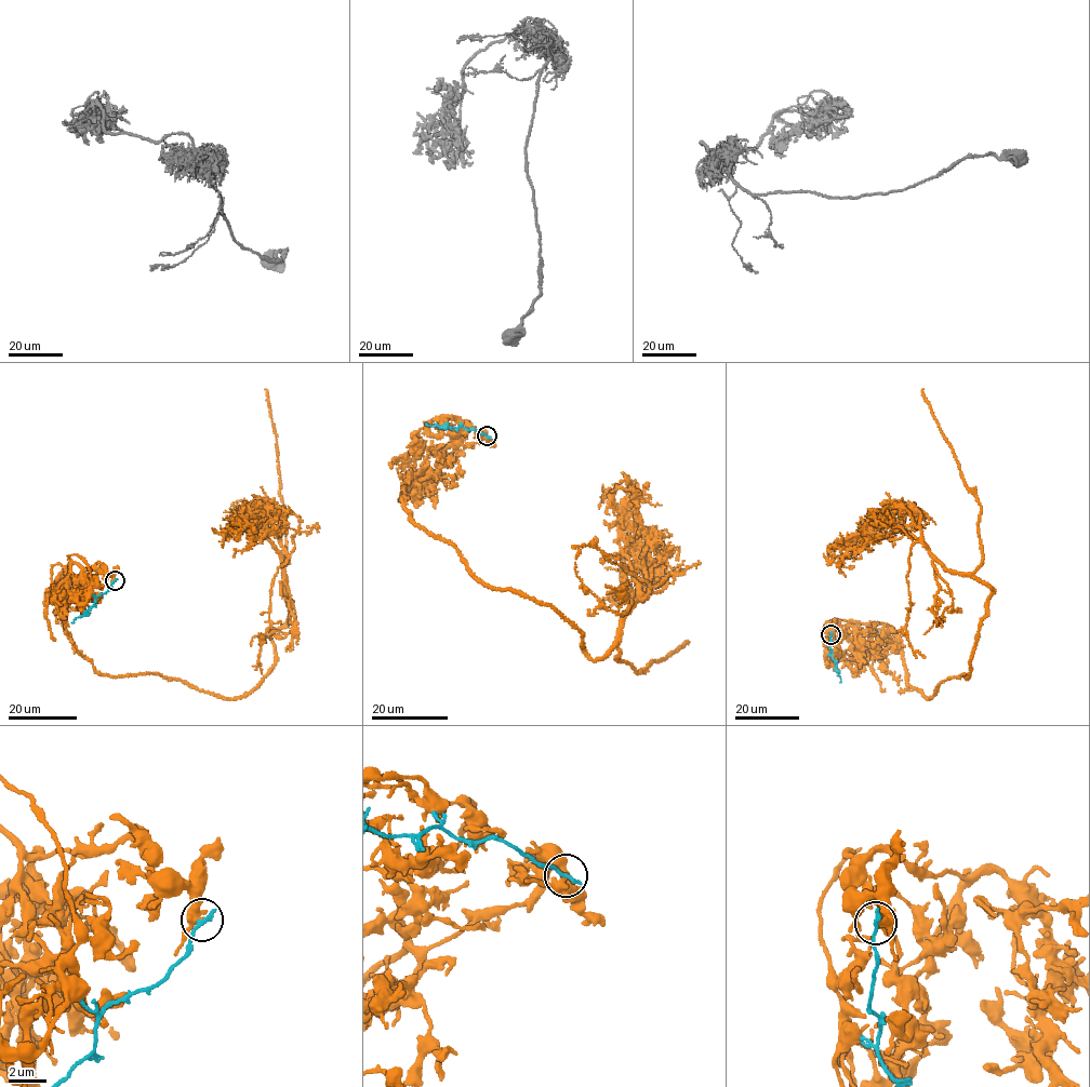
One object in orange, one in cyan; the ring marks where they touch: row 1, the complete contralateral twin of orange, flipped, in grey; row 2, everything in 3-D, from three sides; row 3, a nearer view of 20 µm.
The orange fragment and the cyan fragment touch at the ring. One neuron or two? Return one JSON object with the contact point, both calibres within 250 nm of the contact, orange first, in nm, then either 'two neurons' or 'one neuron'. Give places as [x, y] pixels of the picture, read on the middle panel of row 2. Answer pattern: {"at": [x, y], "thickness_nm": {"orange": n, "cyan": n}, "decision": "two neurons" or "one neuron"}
{"at": [487, 435], "thickness_nm": {"orange": 280, "cyan": 240}, "decision": "two neurons"}

